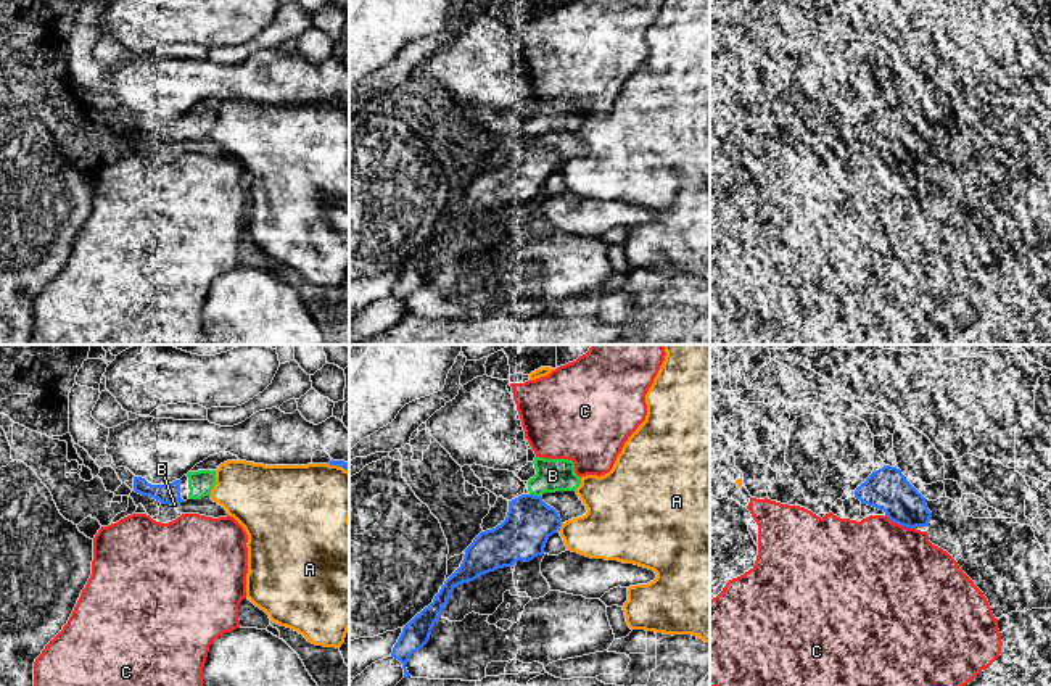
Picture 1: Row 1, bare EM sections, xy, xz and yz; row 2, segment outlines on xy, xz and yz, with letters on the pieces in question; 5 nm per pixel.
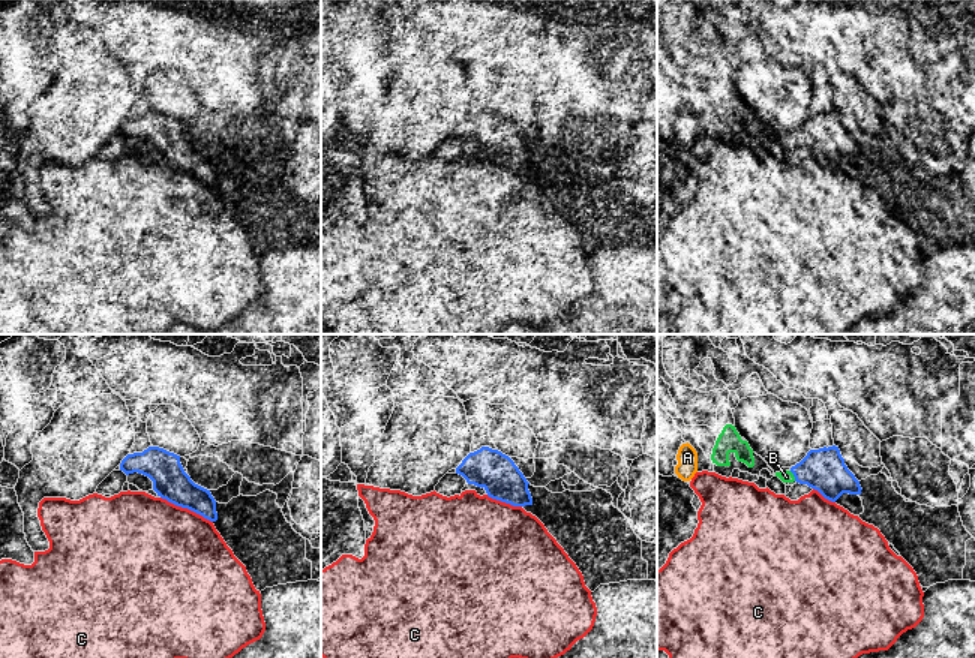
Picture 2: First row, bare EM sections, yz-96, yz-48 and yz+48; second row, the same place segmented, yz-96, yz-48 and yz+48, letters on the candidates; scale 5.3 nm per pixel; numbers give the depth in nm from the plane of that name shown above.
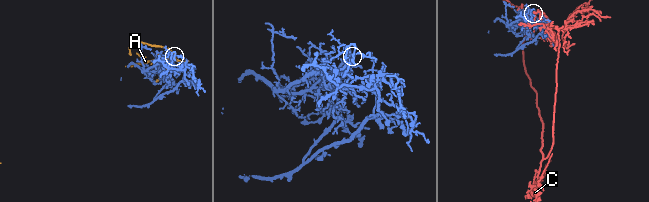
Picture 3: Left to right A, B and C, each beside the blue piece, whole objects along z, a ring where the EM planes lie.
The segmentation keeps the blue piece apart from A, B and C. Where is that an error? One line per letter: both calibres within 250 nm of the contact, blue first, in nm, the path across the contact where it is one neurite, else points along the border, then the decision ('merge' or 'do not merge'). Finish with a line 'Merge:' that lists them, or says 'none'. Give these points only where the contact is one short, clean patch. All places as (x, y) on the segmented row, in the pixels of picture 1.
A: calibres 240 and 300 nm; do not merge
B: calibres 240 and 160 nm; merge
C: calibres 220 and 500 nm; do not merge
Merge: B

